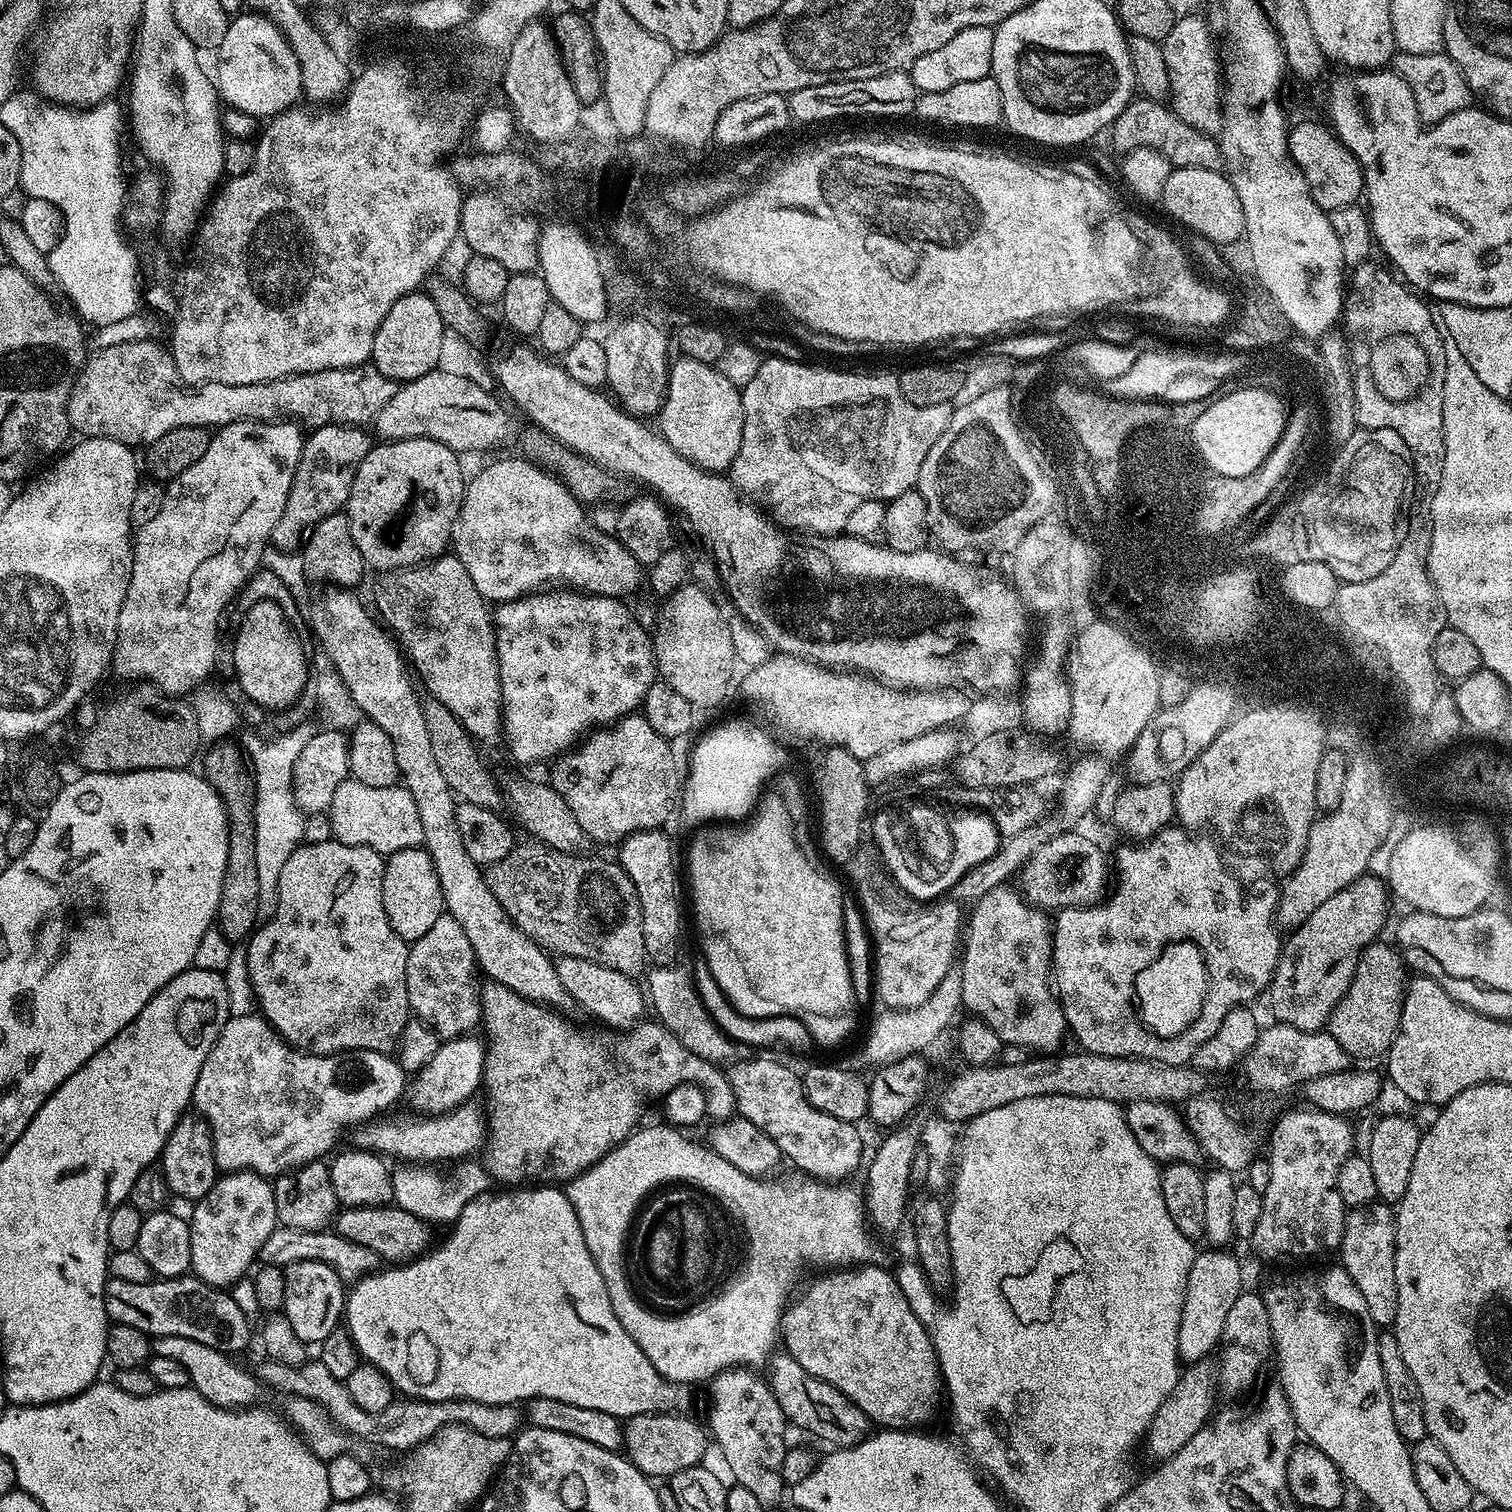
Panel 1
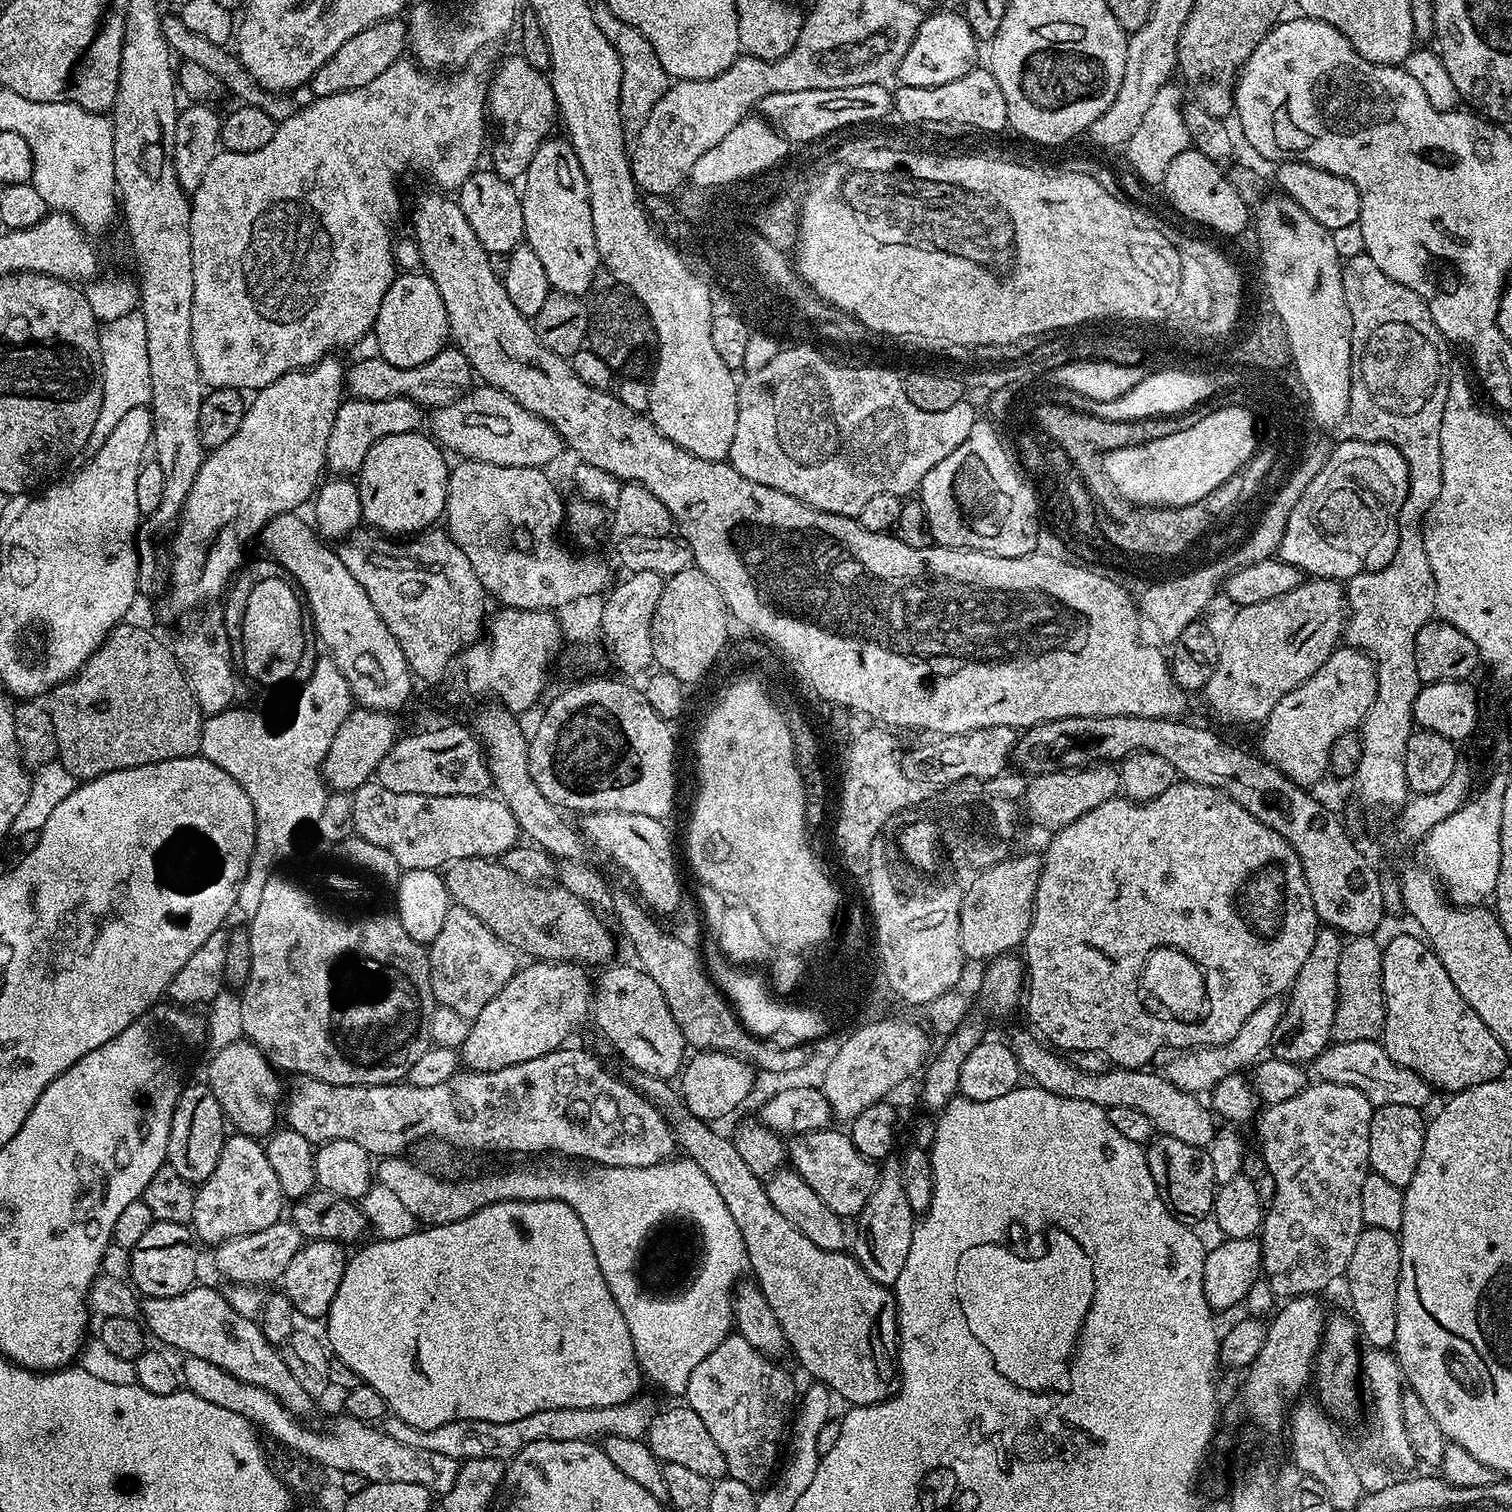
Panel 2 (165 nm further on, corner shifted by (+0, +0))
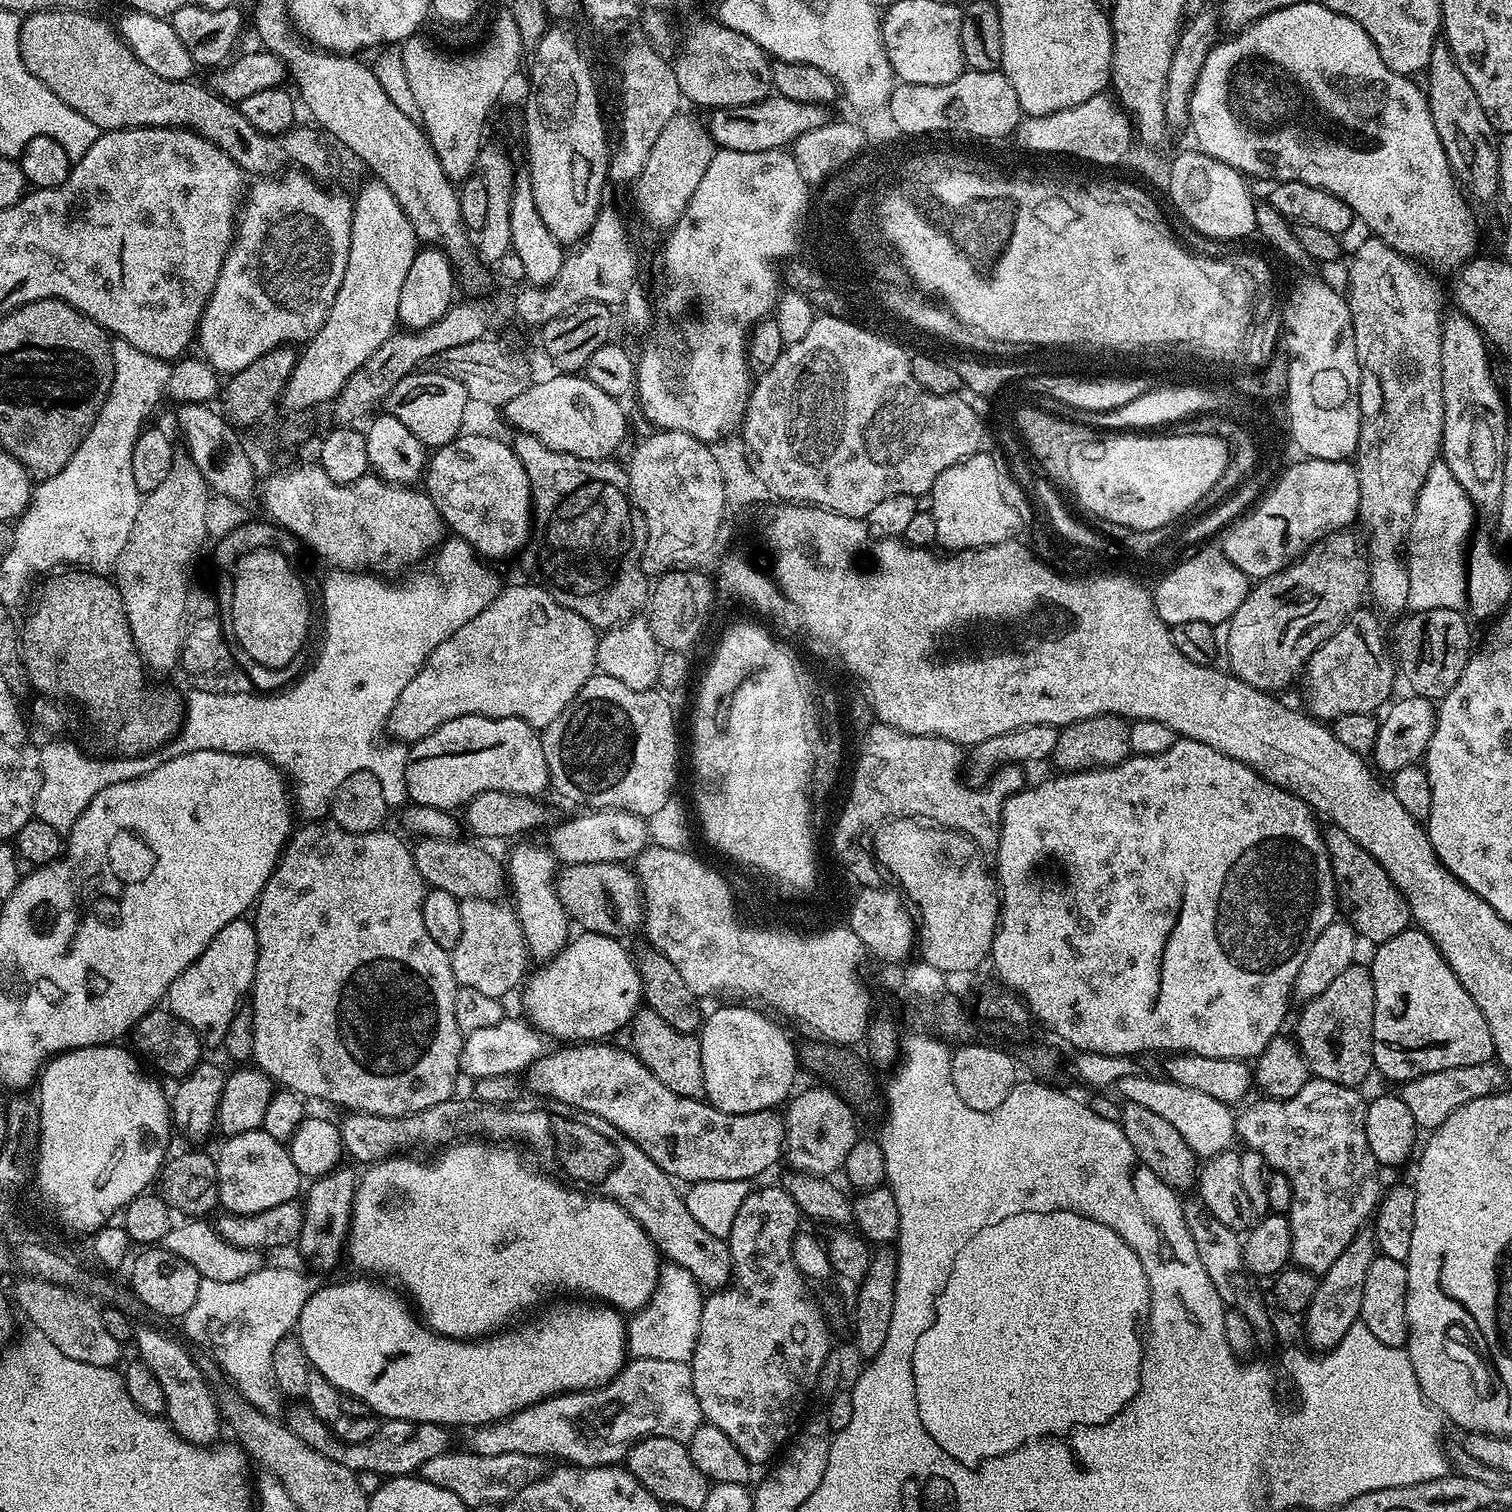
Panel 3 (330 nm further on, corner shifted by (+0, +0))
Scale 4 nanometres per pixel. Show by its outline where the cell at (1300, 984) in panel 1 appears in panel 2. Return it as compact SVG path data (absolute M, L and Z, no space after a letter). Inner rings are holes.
M1335 930L1317 931L1314 950L1310 950L1306 962L1302 962L1302 970L1298 970L1298 978L1287 993L1281 1021L1274 1030L1270 1052L1275 1059L1307 1065L1307 1060L1308 1063L1315 1061L1333 1039L1338 998L1338 958L1344 946L1341 933Z

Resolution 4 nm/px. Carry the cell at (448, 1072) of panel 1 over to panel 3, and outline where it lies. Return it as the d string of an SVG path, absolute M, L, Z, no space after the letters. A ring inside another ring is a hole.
M581 931L579 935L573 935L568 945L553 960L537 967L540 969L527 977L522 988L523 1015L527 1023L537 1032L544 1033L545 1037L552 1039L553 1036L556 1040L564 1040L560 1042L600 1042L605 1038L612 1038L608 1036L614 1035L619 1028L627 1029L631 1025L632 1017L636 1015L644 999L643 980L637 961L634 958L632 961L631 954L620 945L623 943L617 937L586 931Z

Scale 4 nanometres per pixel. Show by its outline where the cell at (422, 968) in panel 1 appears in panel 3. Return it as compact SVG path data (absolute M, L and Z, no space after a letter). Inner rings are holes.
M461 900L460 909L461 937L458 946L450 950L457 985L497 998L504 998L511 988L519 989L529 971L530 957L515 907L511 903L500 905L496 900Z

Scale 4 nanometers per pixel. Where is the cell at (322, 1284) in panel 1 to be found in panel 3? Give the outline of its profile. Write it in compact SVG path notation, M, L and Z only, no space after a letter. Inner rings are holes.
M341 1166L327 1172L325 1176L315 1177L312 1184L307 1185L302 1196L302 1207L304 1209L304 1221L300 1227L300 1238L298 1249L304 1255L307 1266L313 1273L325 1274L336 1263L346 1248L348 1230L352 1227L352 1203L356 1197L356 1185L358 1183L358 1172L355 1167L347 1168Z

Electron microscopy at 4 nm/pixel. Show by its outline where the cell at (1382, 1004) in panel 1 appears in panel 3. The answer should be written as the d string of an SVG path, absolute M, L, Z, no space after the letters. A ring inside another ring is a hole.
M1353 962L1334 978L1322 994L1300 1009L1294 1039L1313 1077L1356 1088L1368 1075L1373 1075L1374 982L1371 971L1365 965L1363 968L1360 962Z

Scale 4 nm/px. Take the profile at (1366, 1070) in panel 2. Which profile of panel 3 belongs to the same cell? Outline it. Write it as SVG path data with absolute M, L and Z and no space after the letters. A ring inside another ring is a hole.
M1496 1062L1478 1066L1458 1066L1403 1081L1399 1085L1398 1095L1402 1098L1402 1102L1406 1102L1406 1106L1410 1106L1410 1114L1414 1114L1417 1129L1431 1130L1446 1122L1446 1118L1450 1118L1450 1114L1454 1114L1458 1106L1466 1106L1466 1102L1474 1102L1474 1098L1505 1091L1504 1079L1506 1073Z

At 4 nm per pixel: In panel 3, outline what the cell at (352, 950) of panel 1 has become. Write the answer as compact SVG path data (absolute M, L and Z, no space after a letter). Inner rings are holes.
M308 822L303 826L305 828L297 827L293 831L272 877L260 891L260 899L254 905L258 962L250 1003L254 1018L252 1060L255 1067L265 1072L268 1079L281 1089L297 1092L309 1101L325 1100L353 1112L369 1112L375 1116L413 1116L415 1112L427 1112L429 1108L445 1104L454 1096L452 1087L460 1072L460 1047L464 1045L464 1036L454 1022L454 994L458 985L449 949L438 946L438 942L426 934L426 925L422 923L426 885L422 874L418 874L418 866L414 866L411 847L407 843L404 845L389 830L347 832L331 822Z

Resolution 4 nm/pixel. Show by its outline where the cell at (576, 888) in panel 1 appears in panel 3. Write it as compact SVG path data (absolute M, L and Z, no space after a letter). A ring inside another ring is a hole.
M429 836L417 839L411 845L414 866L418 866L418 874L422 874L425 885L429 889L446 890L446 894L454 894L457 900L496 900L499 892L506 888L506 872L500 864L479 843L471 839L439 840Z

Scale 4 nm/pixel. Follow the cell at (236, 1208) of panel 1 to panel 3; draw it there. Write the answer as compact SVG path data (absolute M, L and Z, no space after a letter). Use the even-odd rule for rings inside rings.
M260 1128L242 1134L234 1134L223 1141L220 1153L215 1153L218 1174L219 1207L234 1216L249 1216L270 1206L282 1206L282 1202L297 1199L302 1192L302 1177L294 1158L281 1141L270 1138Z

